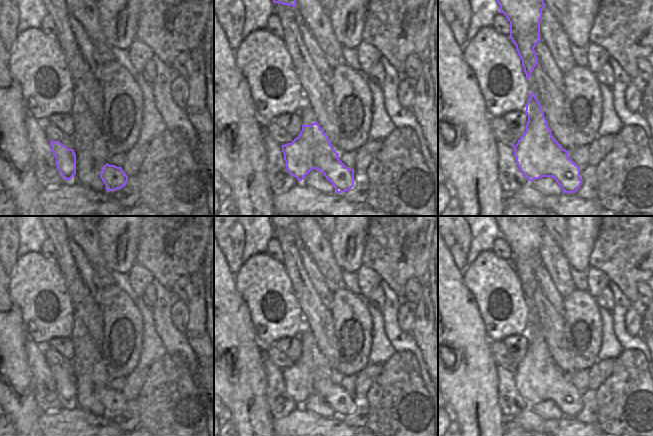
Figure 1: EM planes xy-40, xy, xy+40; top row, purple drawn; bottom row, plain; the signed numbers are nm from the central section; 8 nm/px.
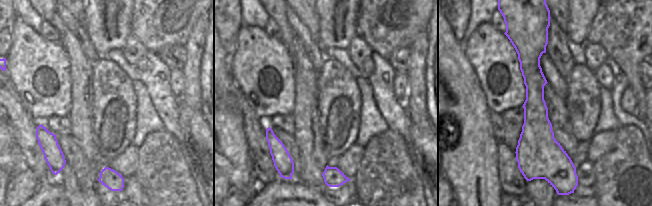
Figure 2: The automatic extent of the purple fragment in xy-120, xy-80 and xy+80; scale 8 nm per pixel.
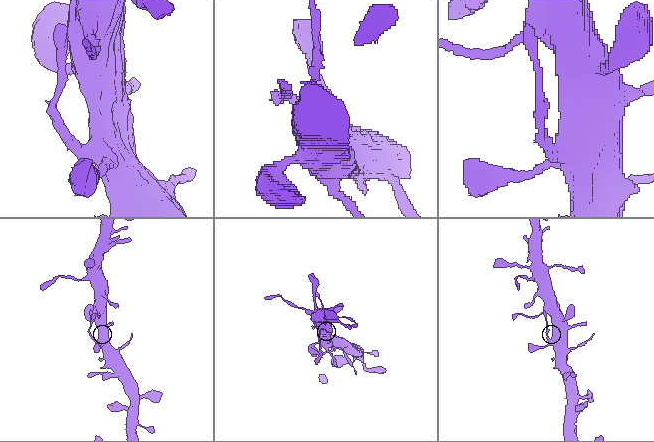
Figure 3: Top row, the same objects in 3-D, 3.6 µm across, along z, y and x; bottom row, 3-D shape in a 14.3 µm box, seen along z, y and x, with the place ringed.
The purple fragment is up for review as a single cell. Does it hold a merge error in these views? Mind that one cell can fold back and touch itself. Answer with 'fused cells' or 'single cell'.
fused cells

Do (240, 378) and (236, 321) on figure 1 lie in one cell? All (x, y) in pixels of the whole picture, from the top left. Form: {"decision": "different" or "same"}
{"decision": "same"}

